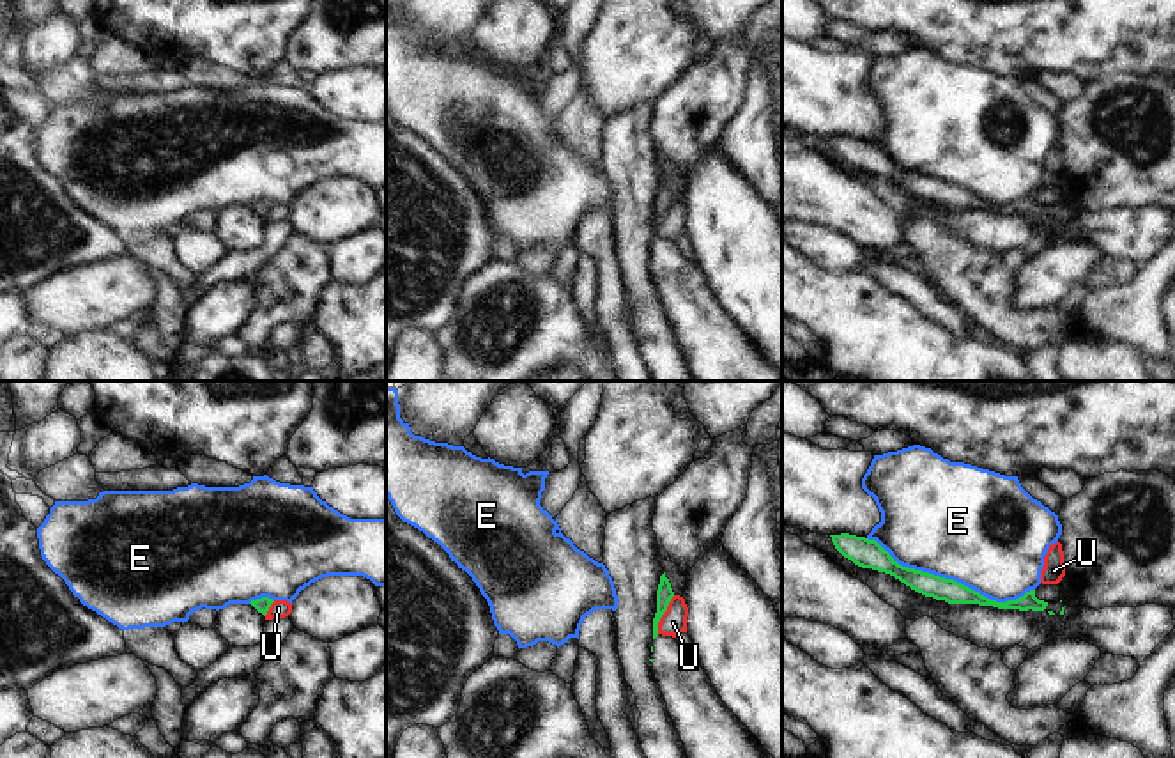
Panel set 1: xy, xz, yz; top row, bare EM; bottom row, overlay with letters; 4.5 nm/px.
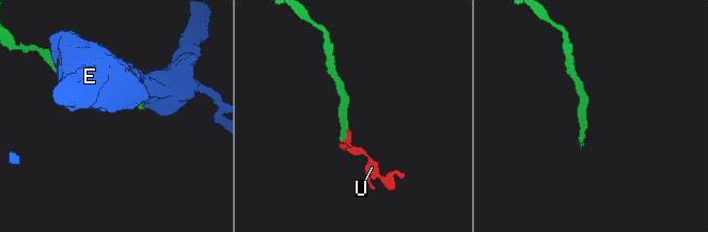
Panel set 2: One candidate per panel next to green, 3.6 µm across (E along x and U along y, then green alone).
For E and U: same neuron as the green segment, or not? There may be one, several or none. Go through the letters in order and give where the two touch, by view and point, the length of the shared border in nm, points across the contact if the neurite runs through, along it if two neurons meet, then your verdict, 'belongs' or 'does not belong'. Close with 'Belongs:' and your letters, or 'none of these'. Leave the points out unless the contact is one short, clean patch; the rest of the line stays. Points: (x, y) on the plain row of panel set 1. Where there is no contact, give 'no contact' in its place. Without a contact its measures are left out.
E: meets green in yz at (951, 183); contact 800 nm long; does not belong
U: meets green in xz at (662, 216); contact 190 nm long; border along xz (675, 199), (659, 225), (657, 236); does not belong
Belongs: none of these

